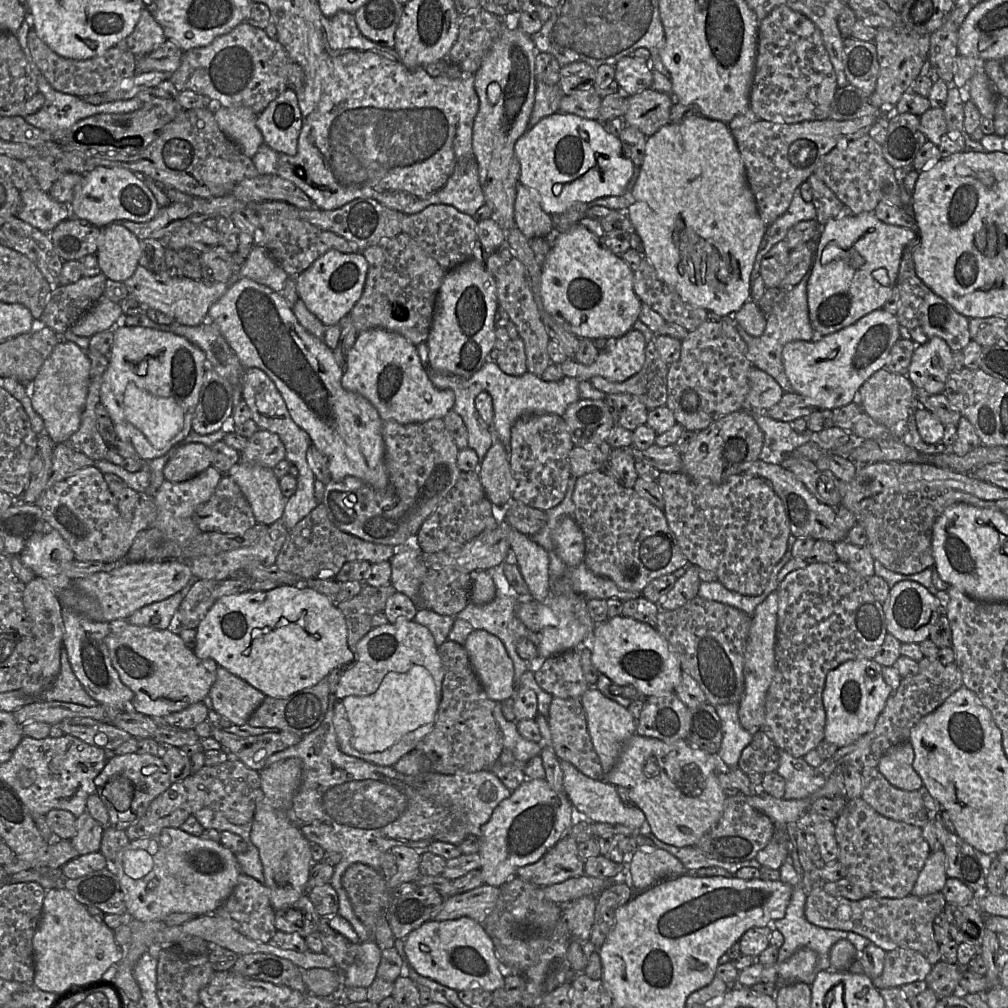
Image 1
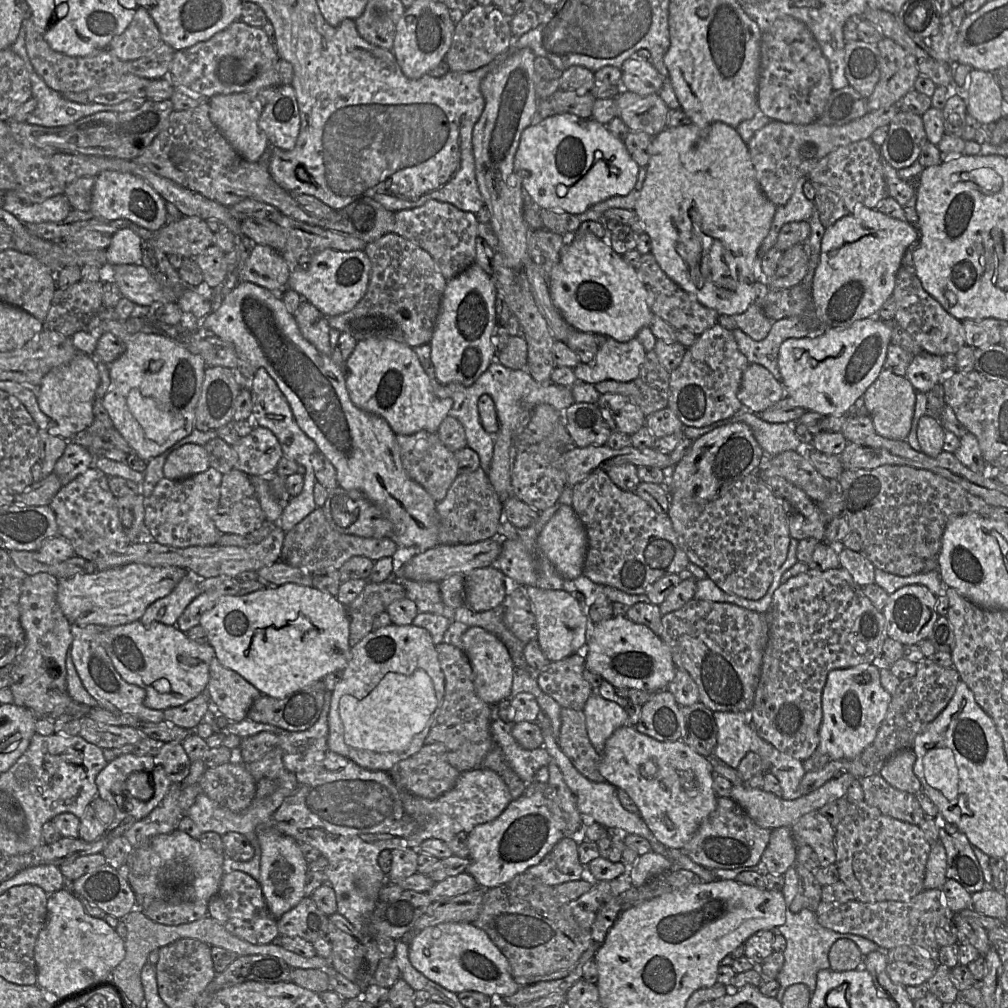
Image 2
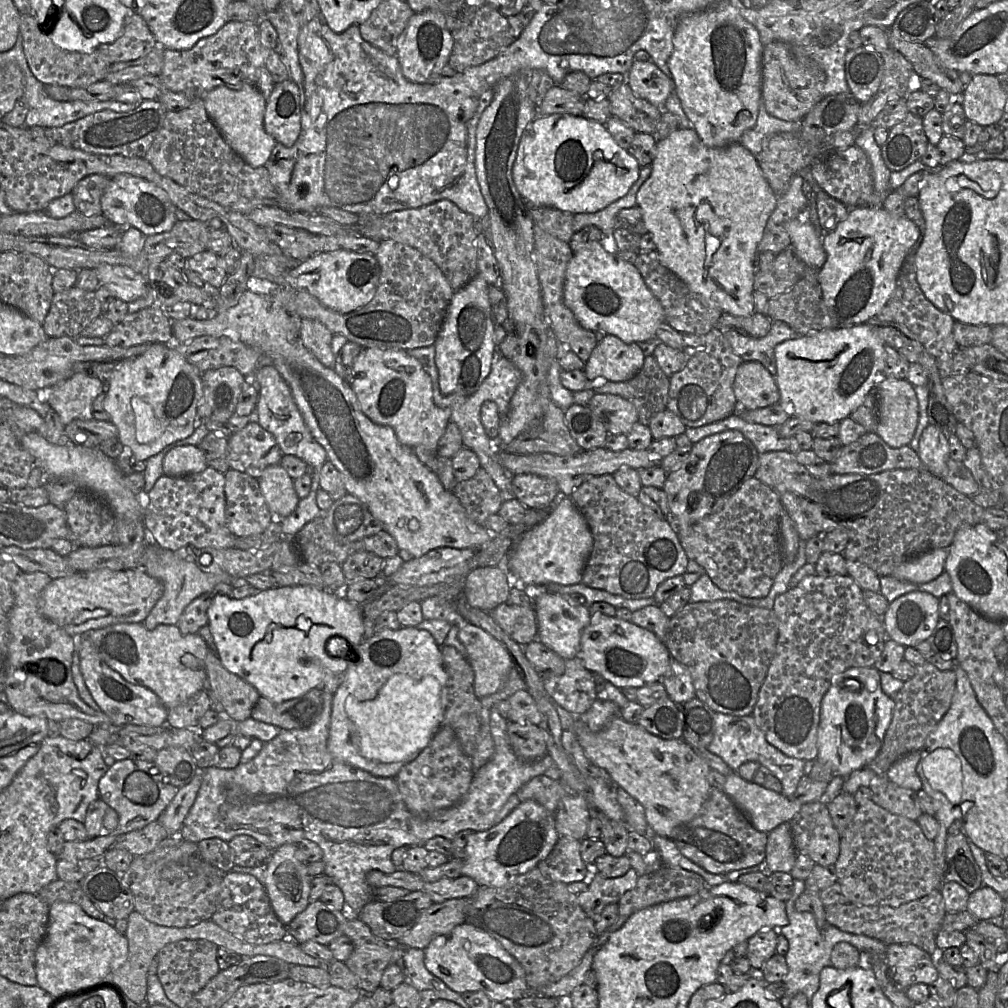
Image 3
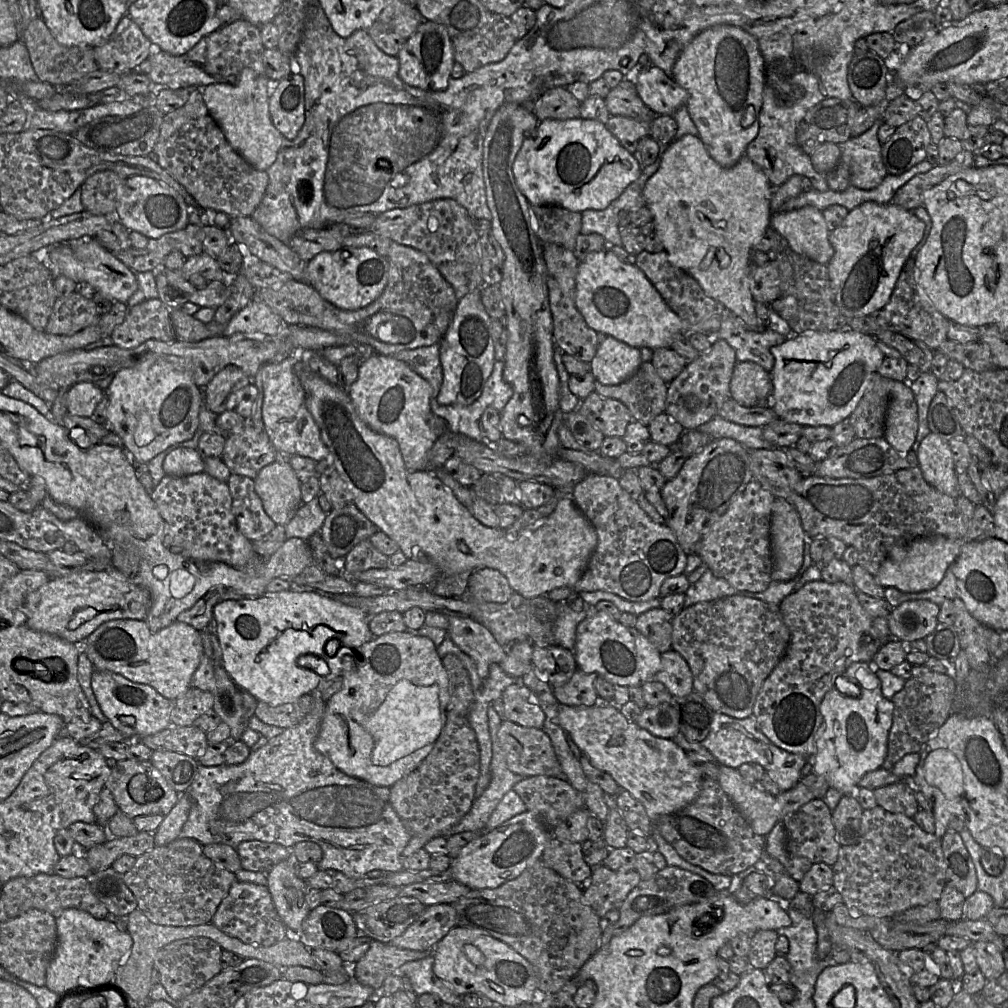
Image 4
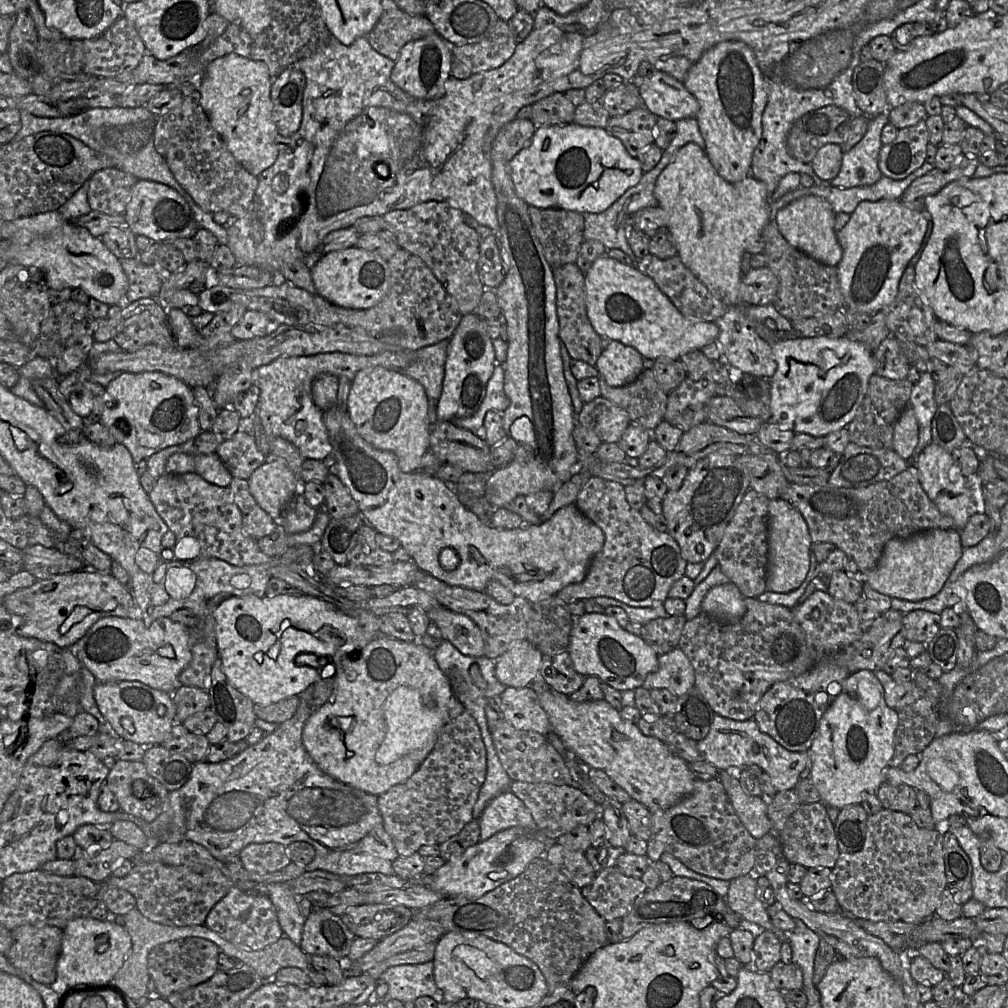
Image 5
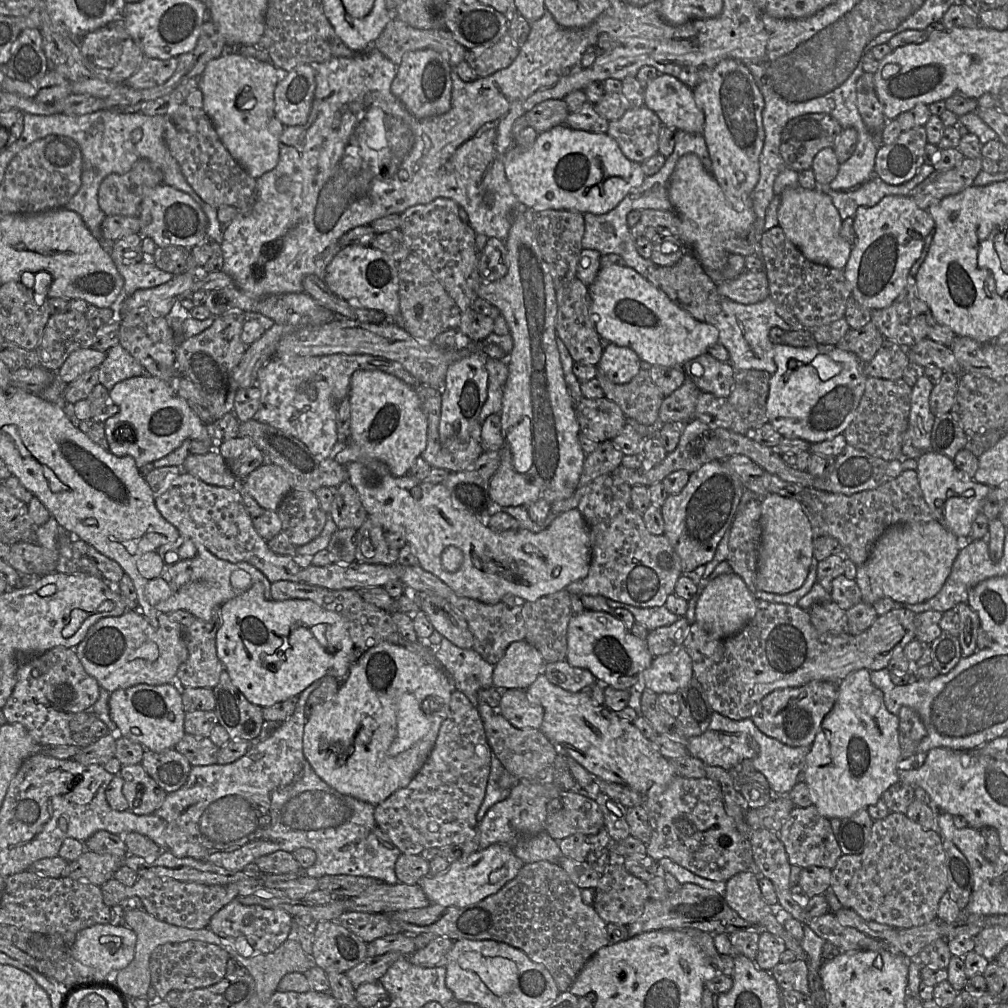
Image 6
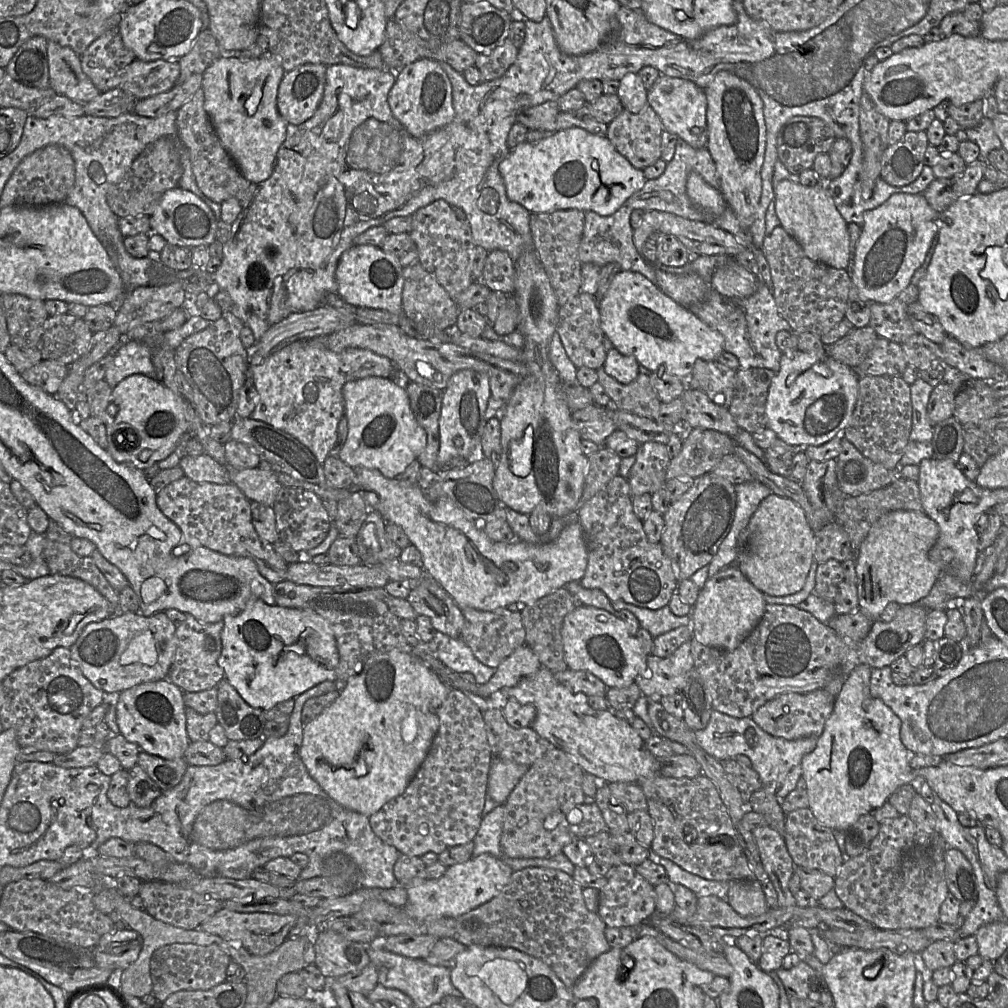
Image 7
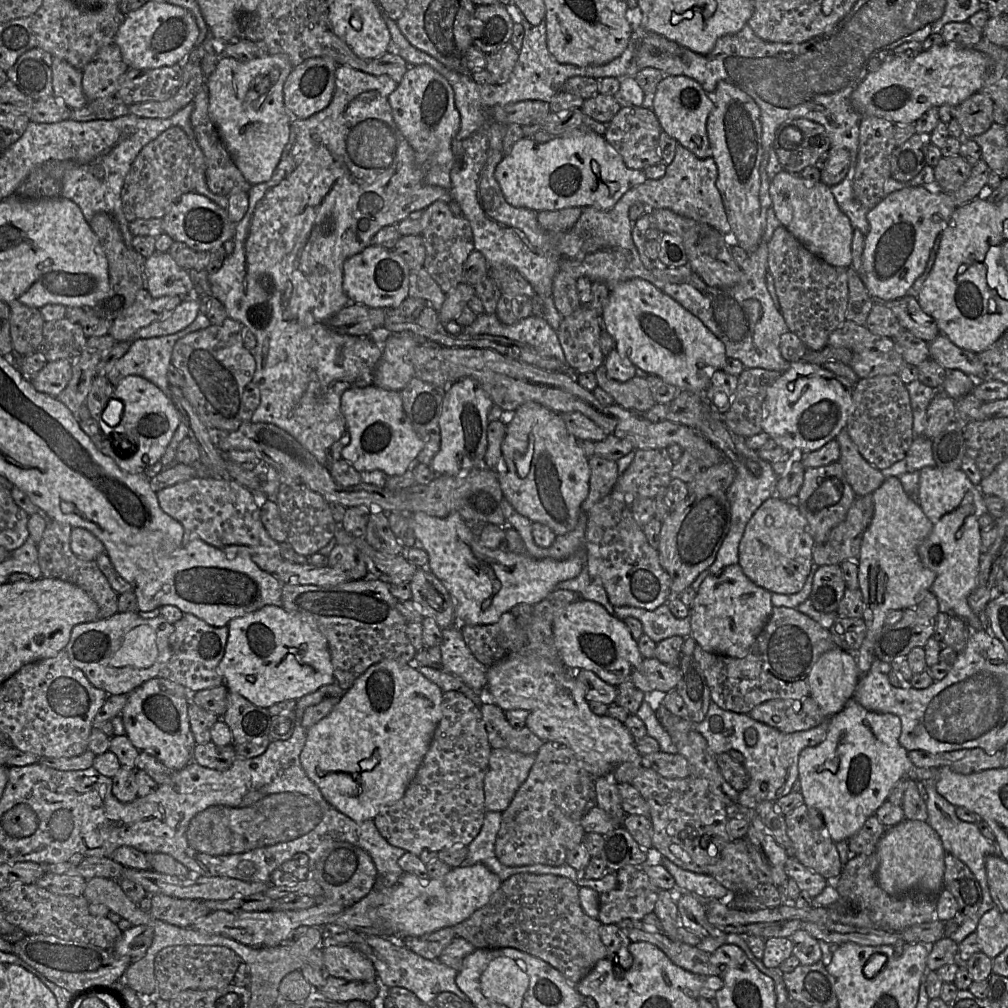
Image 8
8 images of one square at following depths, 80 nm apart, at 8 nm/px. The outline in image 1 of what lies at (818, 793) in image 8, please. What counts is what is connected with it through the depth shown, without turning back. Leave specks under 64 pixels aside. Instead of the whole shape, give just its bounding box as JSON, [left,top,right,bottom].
[823,659,892,748]

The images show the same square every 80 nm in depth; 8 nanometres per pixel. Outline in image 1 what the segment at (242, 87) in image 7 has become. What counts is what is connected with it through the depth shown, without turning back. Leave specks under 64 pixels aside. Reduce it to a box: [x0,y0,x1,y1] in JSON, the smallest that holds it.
[214,107,264,159]

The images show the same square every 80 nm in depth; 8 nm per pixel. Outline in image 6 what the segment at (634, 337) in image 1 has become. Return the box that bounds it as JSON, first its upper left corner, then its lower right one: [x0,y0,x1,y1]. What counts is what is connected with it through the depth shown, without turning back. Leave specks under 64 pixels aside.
[597,343,641,384]

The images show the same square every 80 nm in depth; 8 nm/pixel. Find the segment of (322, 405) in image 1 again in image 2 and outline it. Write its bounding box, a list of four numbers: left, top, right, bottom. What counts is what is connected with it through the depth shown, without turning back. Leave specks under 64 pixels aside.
[187,282,440,562]

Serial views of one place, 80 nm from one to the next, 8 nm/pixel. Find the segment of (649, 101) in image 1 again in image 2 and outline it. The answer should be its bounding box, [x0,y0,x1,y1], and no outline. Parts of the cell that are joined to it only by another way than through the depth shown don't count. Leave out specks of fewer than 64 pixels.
[616,89,669,136]

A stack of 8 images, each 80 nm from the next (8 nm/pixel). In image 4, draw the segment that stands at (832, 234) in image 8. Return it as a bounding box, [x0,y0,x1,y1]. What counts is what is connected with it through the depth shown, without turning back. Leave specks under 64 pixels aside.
[770,206,834,265]

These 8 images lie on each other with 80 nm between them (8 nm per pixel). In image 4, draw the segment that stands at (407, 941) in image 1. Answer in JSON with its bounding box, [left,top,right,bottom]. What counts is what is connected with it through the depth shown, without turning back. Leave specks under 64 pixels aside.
[432,926,538,1006]

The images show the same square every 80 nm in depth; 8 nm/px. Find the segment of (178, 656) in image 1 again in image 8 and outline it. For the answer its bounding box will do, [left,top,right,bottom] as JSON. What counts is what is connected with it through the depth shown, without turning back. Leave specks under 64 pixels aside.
[65,612,174,696]

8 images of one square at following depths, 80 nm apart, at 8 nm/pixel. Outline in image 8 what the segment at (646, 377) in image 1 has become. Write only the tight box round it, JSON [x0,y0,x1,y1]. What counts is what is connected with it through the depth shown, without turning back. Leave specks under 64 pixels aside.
[594,363,656,414]

